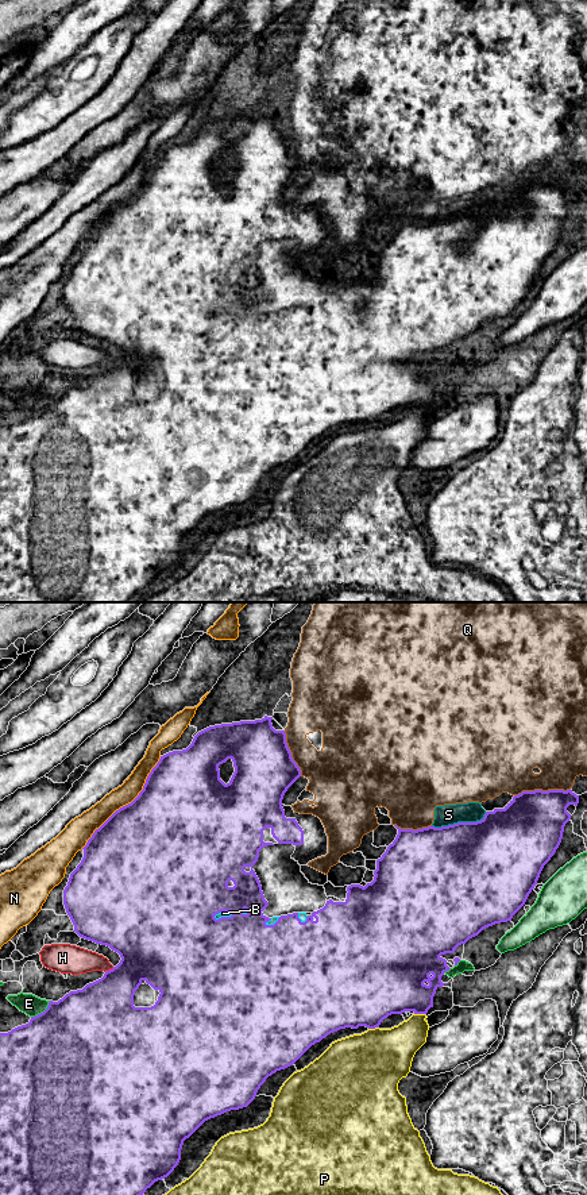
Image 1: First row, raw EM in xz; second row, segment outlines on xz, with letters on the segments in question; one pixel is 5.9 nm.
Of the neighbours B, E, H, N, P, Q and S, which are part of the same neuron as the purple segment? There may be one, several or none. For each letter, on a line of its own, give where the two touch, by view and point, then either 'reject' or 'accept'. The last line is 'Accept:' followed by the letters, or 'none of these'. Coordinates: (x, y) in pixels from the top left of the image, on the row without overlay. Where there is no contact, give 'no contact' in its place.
B: xz (223, 312) | accept
E: xz (43, 407) | reject
H: xz (109, 365) | reject
N: xz (126, 200) | reject
P: xz (420, 408) | reject
Q: xz (541, 185) | reject
S: xz (459, 218) | reject
Accept: B

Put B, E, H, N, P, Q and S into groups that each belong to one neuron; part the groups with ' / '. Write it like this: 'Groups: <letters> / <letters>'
Groups: B / E / H / N / P / Q S

